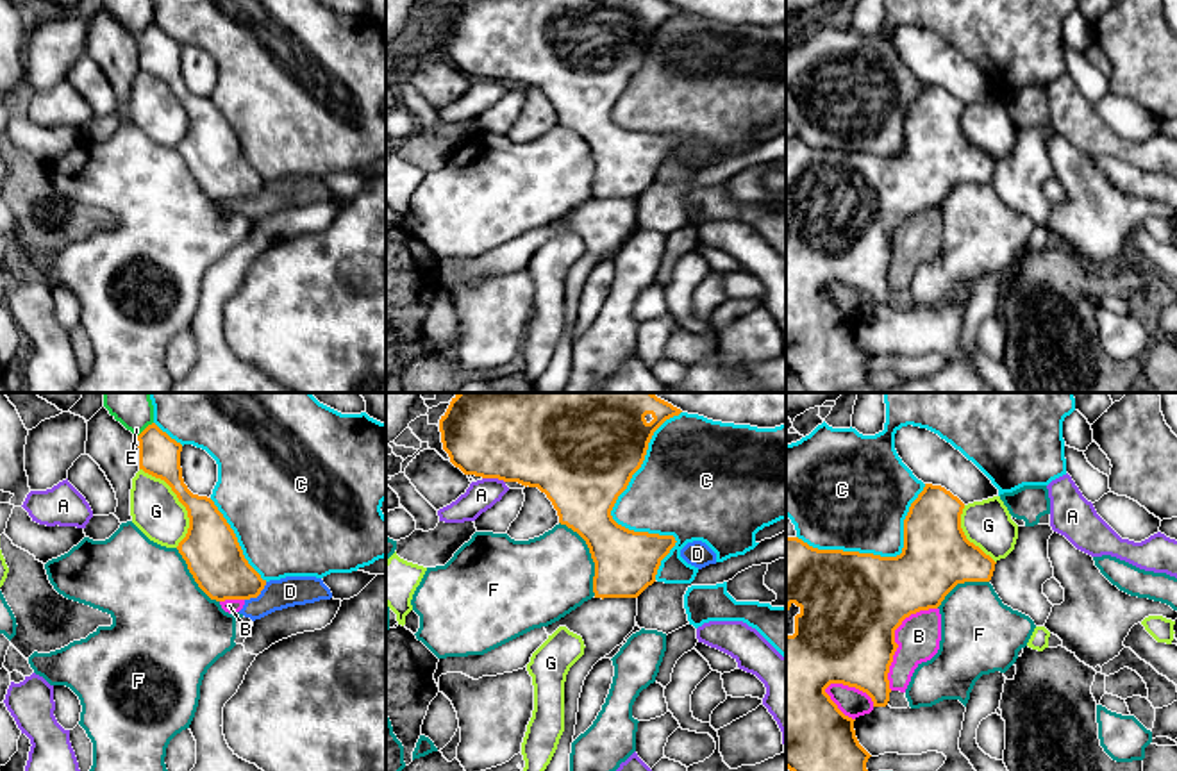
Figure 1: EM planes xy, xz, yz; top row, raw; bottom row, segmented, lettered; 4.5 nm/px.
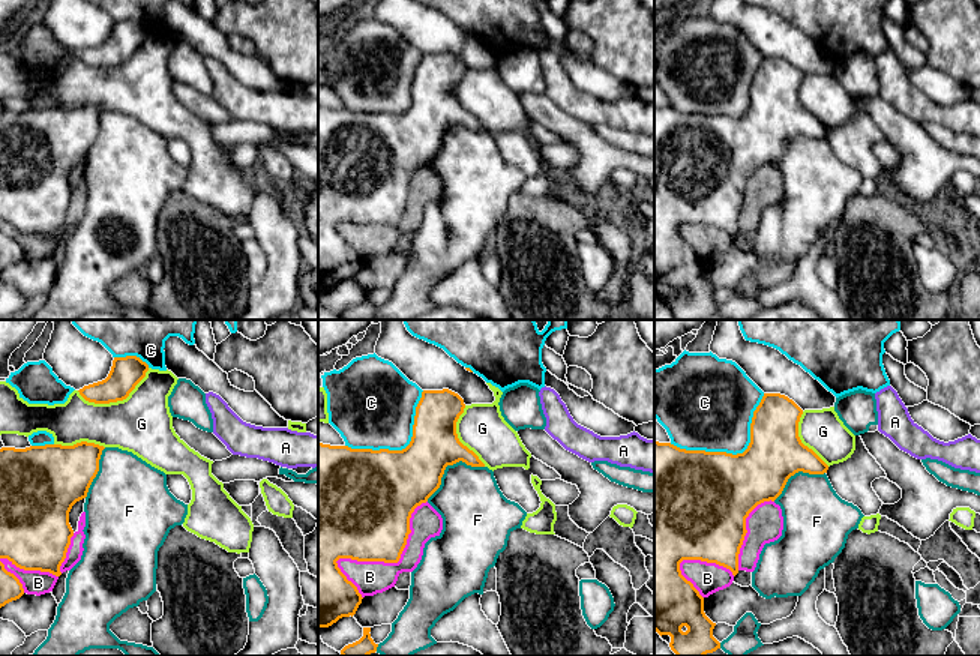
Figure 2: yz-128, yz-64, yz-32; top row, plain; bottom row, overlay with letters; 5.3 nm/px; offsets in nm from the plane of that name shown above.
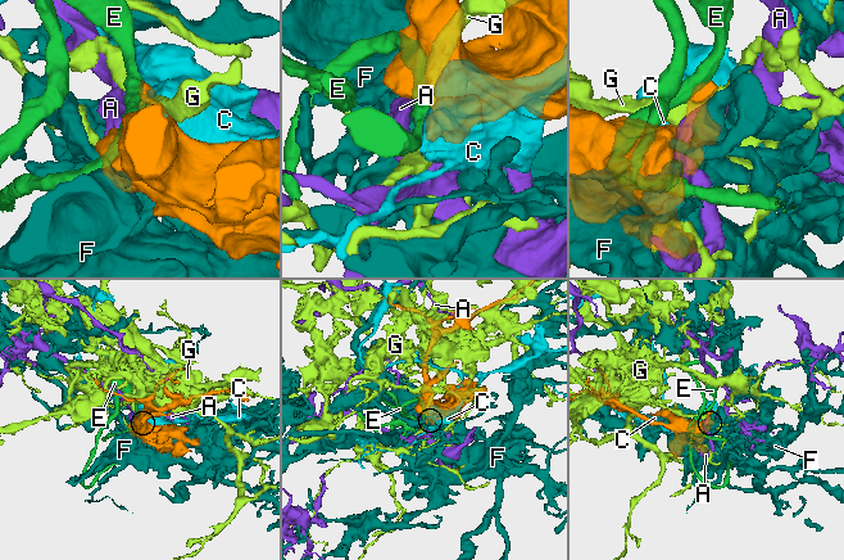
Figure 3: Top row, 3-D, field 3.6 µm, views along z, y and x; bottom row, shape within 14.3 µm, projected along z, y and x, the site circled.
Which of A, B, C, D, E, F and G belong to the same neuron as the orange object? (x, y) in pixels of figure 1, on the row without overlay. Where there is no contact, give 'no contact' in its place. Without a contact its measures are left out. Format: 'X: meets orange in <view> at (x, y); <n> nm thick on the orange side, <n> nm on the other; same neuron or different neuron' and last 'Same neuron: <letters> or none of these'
A: meets orange in xz at (493, 77); 400 nm thick on the orange side, 140 nm on the other; different neuron
B: meets orange in yz at (893, 240); 460 nm thick on the orange side, 200 nm on the other; different neuron
C: meets orange in xz at (609, 113); 440 nm thick on the orange side, 320 nm on the other; different neuron
D: meets orange in xy at (258, 195); 260 nm thick on the orange side, 140 nm on the other; different neuron
E: meets orange in xy at (145, 29); 190 nm thick on the orange side, 140 nm on the other; different neuron
F: meets orange in xz at (592, 156); 280 nm thick on the orange side, 380 nm on the other; same neuron
G: meets orange in xy at (179, 100); 240 nm thick on the orange side, 220 nm on the other; different neuron
Same neuron: F

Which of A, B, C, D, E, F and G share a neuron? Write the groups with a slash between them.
A / B D / C / E / F / G

